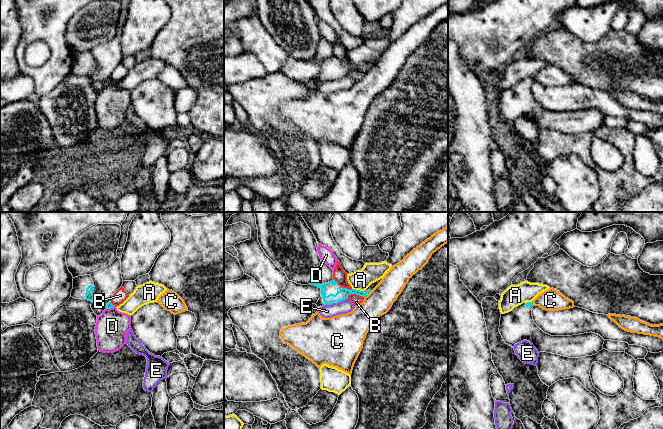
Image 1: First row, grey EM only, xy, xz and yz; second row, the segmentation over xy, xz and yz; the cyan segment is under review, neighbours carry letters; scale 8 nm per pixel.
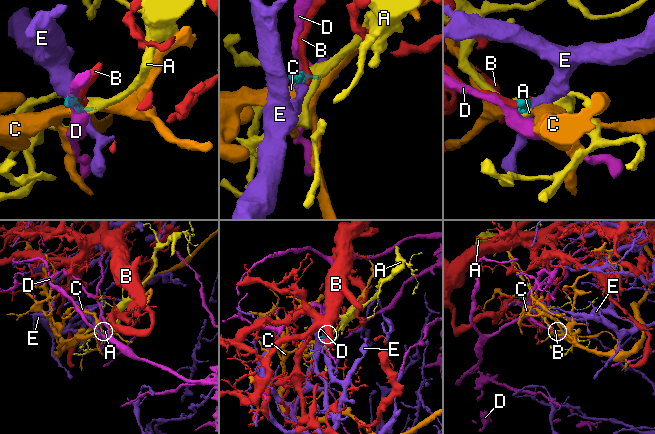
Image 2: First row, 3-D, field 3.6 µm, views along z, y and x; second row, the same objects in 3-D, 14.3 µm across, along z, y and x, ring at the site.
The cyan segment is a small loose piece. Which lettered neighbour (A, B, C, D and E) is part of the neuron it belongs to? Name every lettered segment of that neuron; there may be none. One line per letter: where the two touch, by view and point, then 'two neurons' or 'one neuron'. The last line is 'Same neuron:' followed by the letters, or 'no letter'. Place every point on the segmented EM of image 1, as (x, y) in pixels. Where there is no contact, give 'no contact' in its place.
A: contact xz (358, 290); two neurons
B: contact xz (354, 293); two neurons
C: contact xz (366, 295); two neurons
D: contact xy (109, 308); two neurons
E: contact xz (341, 300); two neurons
Same neuron: no letter

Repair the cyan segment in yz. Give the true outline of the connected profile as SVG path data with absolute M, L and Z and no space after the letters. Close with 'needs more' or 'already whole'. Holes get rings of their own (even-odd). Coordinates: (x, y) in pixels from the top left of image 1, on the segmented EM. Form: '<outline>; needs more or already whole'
M526 302L512 311L501 314L499 332L506 344L515 344L527 340L530 341L538 352L547 352L568 358L581 358L597 354L603 349L604 339L595 333L584 333L572 336L551 336L544 333L535 323L532 316L533 302Z; needs more

